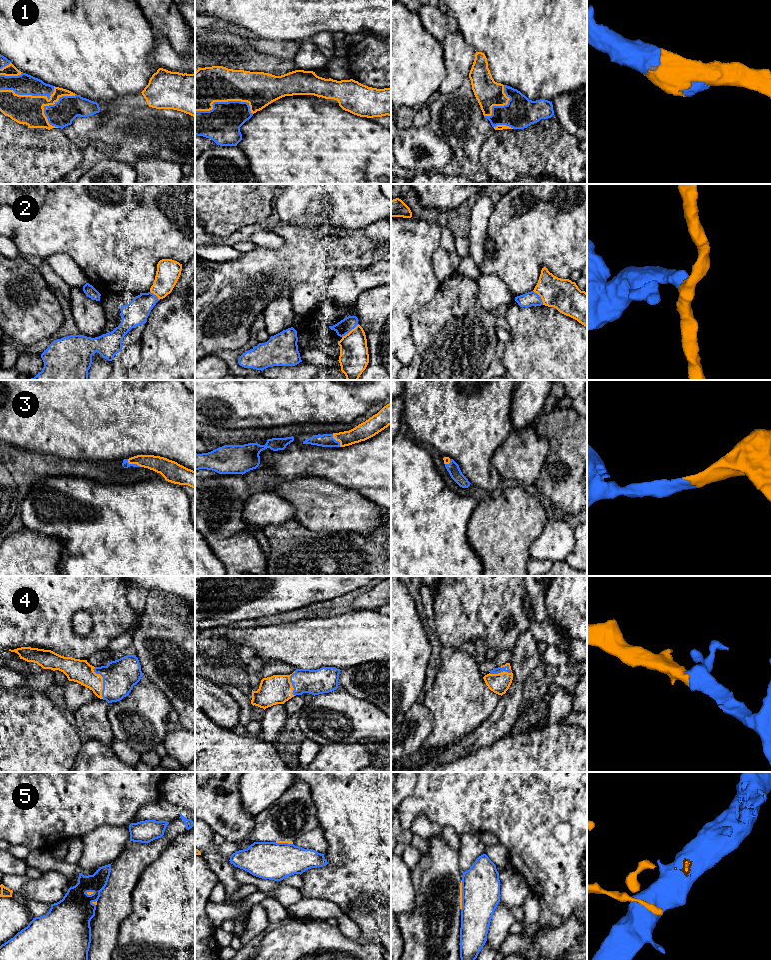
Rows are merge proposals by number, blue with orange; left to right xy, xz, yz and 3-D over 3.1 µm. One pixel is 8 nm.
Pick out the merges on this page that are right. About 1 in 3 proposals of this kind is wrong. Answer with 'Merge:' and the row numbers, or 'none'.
Merge: 1, 3, 4

